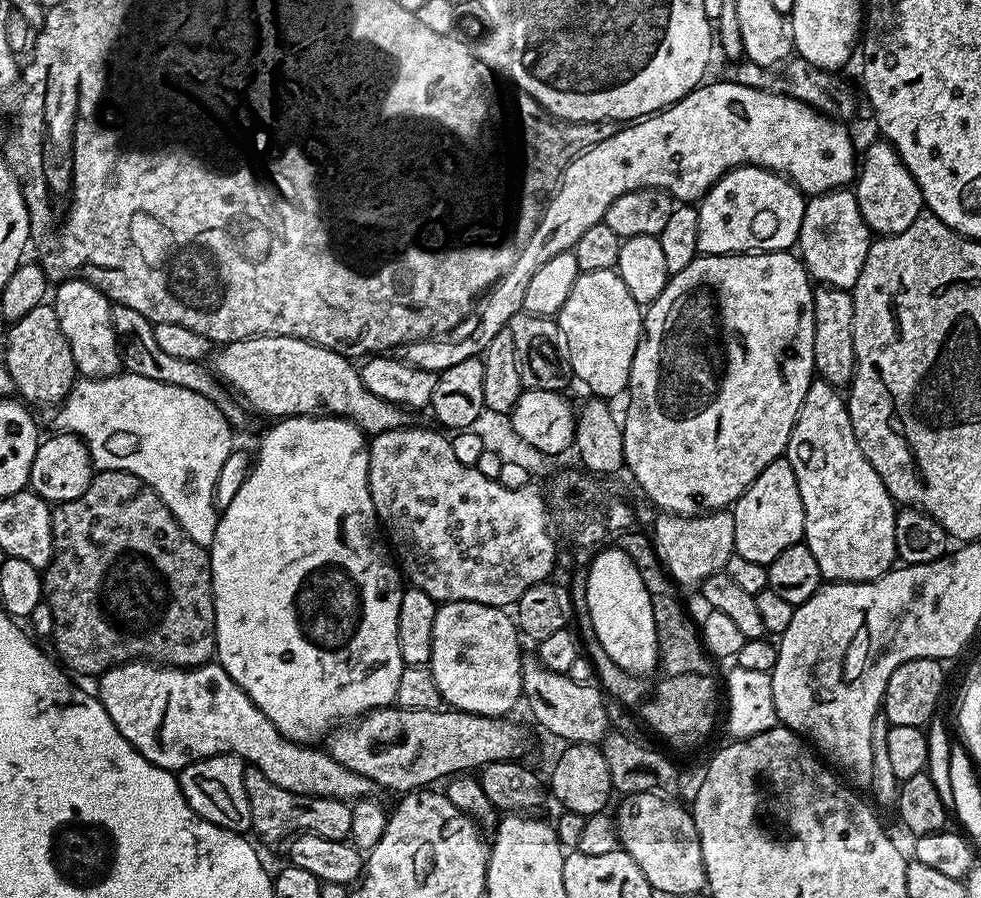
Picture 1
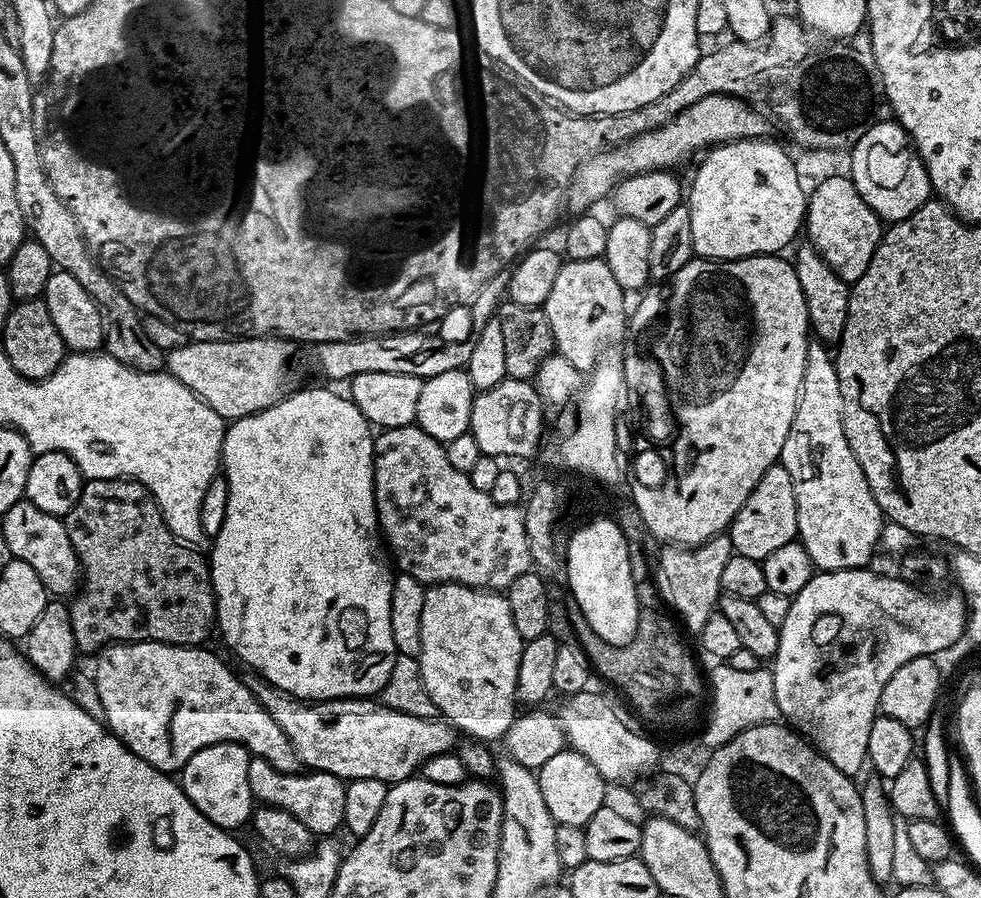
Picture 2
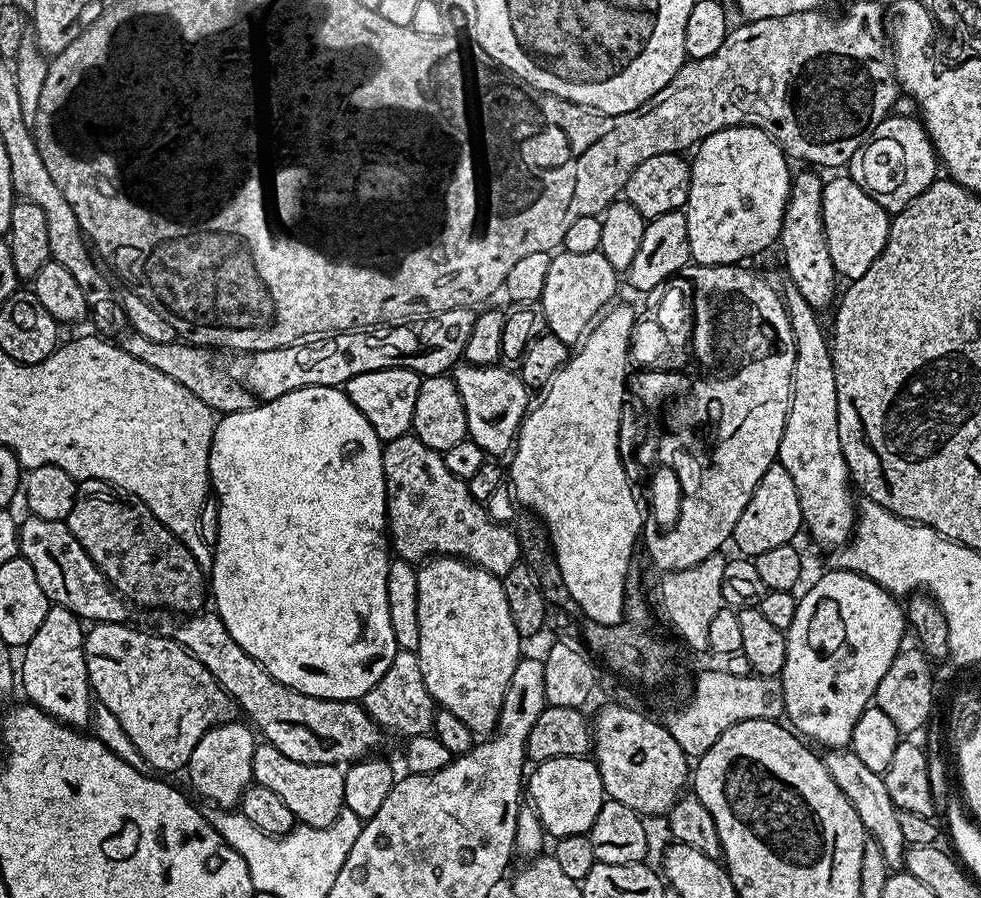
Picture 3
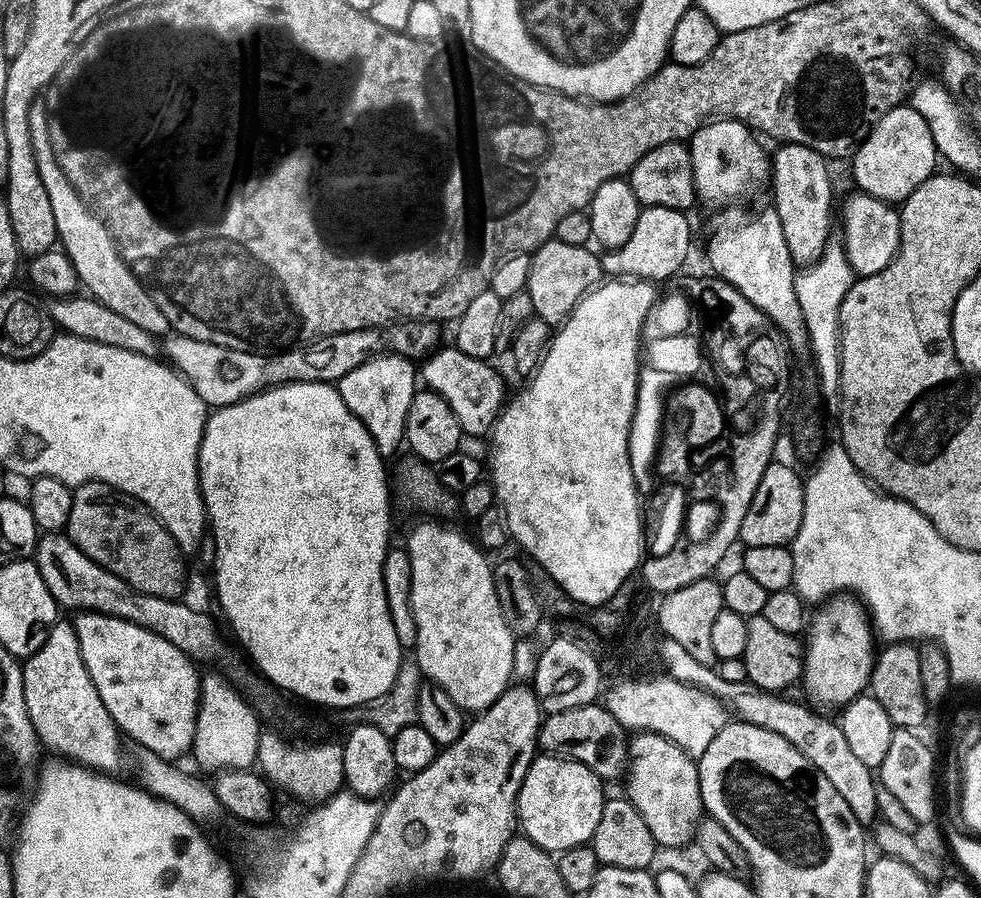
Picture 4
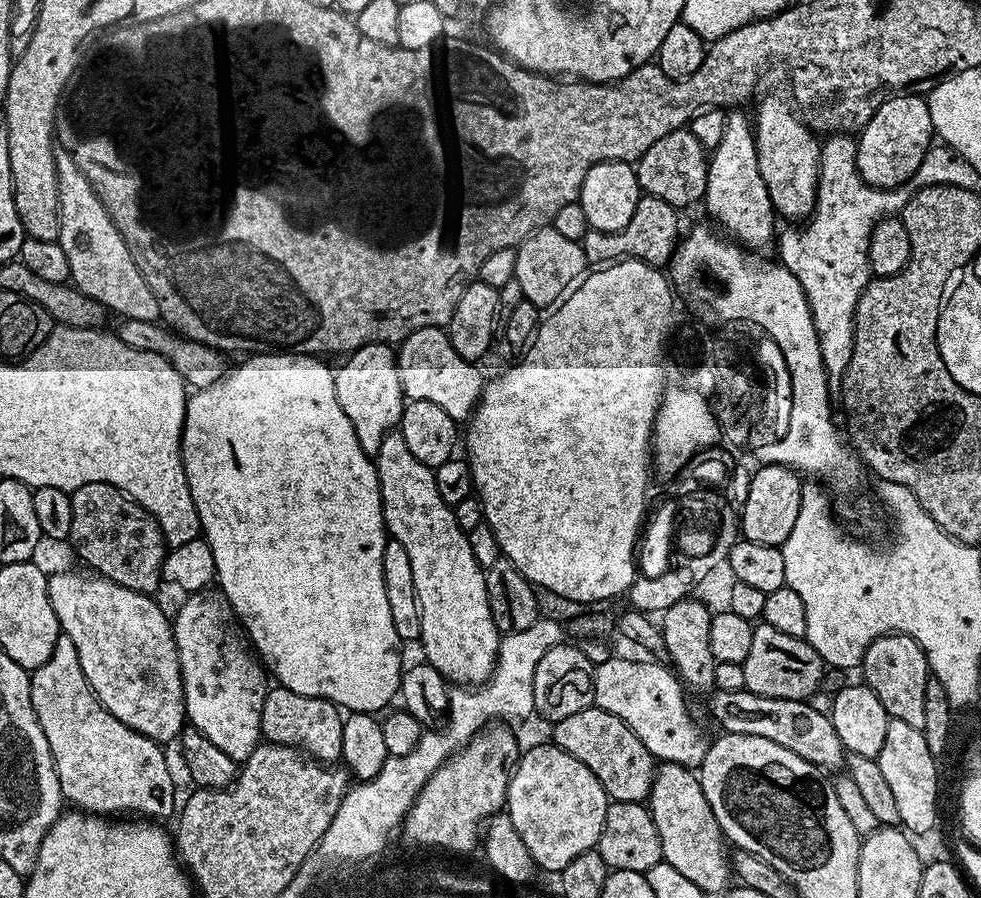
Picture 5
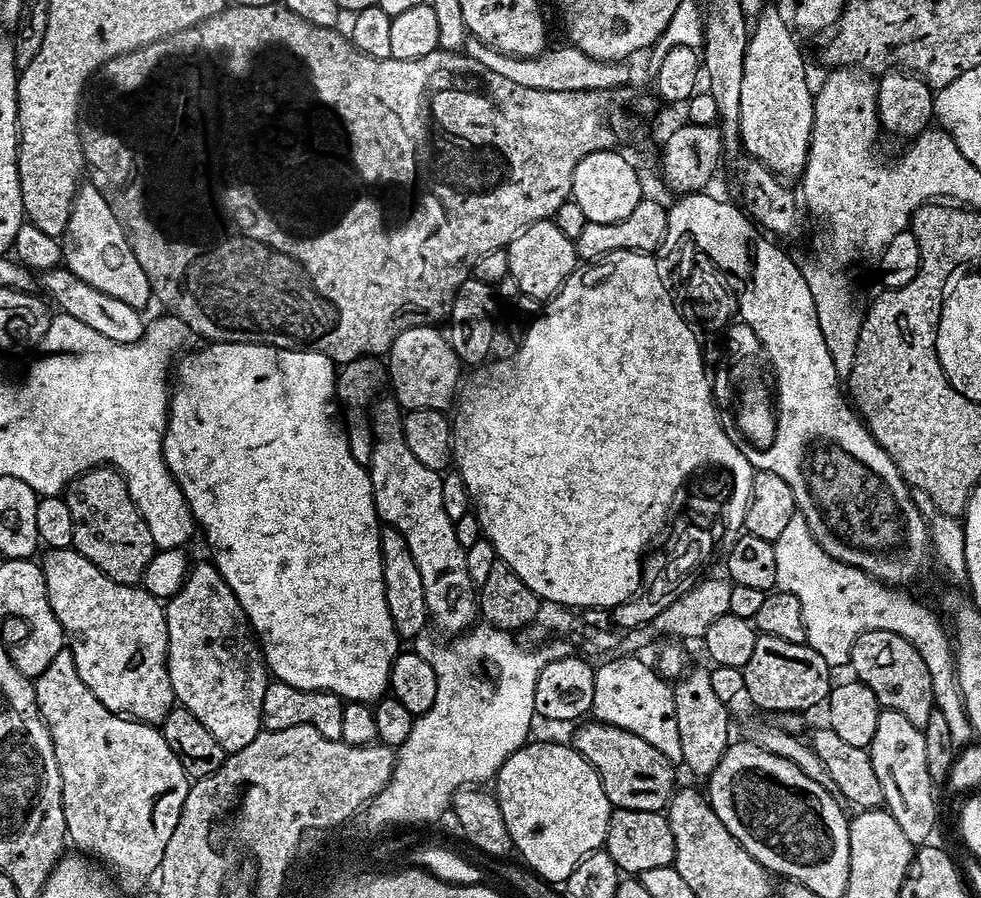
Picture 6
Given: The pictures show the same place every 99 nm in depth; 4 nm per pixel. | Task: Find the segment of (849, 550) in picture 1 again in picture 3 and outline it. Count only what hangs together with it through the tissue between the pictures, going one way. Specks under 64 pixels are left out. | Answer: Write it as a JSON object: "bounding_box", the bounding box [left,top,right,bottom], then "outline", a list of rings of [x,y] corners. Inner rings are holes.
{"bounding_box":[778,286,858,550],"outline":[[[791,286],[785,287],[782,295],[784,305],[788,308],[788,317],[790,324],[794,330],[794,346],[796,347],[796,357],[794,358],[794,374],[792,375],[792,405],[788,407],[788,417],[786,418],[786,426],[782,434],[782,442],[780,443],[780,454],[778,462],[782,466],[786,466],[786,471],[790,474],[790,478],[794,478],[794,486],[798,486],[798,502],[802,506],[802,518],[804,519],[803,527],[806,532],[809,532],[814,539],[820,544],[825,544],[831,550],[839,549],[841,546],[848,543],[852,539],[852,533],[856,526],[856,518],[858,515],[858,504],[854,499],[852,501],[852,492],[854,493],[853,485],[850,483],[848,475],[848,463],[842,454],[842,442],[838,438],[838,386],[834,382],[834,362],[832,361],[832,350],[830,347],[829,337],[826,335],[826,328],[820,325],[817,309],[810,306],[810,302],[806,302],[806,298],[802,298],[802,294],[798,294],[798,290]]]}

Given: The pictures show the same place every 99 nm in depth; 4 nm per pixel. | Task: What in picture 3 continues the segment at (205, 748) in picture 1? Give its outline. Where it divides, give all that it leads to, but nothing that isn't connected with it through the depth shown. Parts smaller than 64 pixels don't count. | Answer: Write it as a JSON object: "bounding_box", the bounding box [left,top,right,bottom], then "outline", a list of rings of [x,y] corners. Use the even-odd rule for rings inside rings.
{"bounding_box":[84,623,233,774],"outline":[[[93,623],[87,629],[84,657],[88,682],[92,686],[95,699],[99,703],[101,700],[105,710],[120,723],[121,730],[128,735],[137,754],[149,764],[149,769],[157,768],[152,770],[160,774],[176,772],[179,768],[181,771],[187,765],[190,754],[194,754],[194,746],[198,746],[202,734],[206,734],[217,724],[227,724],[233,719],[232,699],[224,693],[214,674],[210,674],[210,670],[206,670],[206,666],[182,646],[155,631],[139,632],[136,628],[128,627],[127,623]]]}

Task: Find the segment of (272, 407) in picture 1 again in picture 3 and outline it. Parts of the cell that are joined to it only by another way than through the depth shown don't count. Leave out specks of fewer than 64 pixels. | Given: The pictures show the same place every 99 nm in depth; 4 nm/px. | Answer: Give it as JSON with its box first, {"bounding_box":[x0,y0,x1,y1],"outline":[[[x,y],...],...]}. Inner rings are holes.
{"bounding_box":[122,331,253,413],"outline":[[[129,331],[123,337],[122,347],[126,350],[126,354],[138,358],[138,362],[146,362],[146,366],[154,366],[154,370],[166,374],[166,378],[174,378],[174,382],[186,386],[186,390],[202,398],[202,402],[206,402],[206,406],[212,409],[213,413],[241,412],[253,407],[252,393],[247,392],[243,384],[233,379],[231,371],[224,369],[223,372],[216,365],[216,360],[212,357],[215,355],[209,349],[202,348],[198,344],[181,342],[179,339],[174,342],[153,342],[151,338],[142,338],[142,334],[134,331]]]}

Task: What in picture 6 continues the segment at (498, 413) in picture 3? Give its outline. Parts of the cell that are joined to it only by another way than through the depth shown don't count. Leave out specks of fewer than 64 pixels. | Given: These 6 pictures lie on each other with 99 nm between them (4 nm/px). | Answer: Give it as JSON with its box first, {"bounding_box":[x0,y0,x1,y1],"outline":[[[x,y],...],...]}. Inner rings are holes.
{"bounding_box":[386,324,462,409],"outline":[[[431,324],[402,330],[386,353],[386,376],[392,380],[392,392],[401,409],[438,408],[447,409],[457,399],[462,384],[462,361],[456,357],[447,335]],[[440,331],[440,332],[439,332]],[[388,360],[388,364],[387,364]]]}

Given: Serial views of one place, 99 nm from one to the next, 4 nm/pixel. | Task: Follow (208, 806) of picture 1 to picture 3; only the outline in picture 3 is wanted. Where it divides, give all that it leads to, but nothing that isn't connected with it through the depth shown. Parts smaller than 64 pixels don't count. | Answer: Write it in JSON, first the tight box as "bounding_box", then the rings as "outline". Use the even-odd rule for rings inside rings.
{"bounding_box":[186,723,258,809],"outline":[[[236,723],[217,724],[202,734],[186,765],[188,780],[196,787],[197,794],[205,796],[209,800],[207,803],[217,808],[235,809],[248,785],[253,783],[252,767],[258,736],[247,723]]]}

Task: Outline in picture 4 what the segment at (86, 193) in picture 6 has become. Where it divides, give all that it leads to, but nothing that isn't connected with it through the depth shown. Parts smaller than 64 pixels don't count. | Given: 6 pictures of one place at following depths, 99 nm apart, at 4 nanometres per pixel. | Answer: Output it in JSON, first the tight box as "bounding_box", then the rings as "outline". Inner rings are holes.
{"bounding_box":[30,99,169,338],"outline":[[[43,99],[36,100],[30,106],[30,140],[34,146],[35,161],[38,162],[38,174],[42,177],[42,186],[46,186],[50,207],[54,210],[54,226],[59,247],[70,258],[83,291],[98,302],[102,302],[102,306],[110,306],[110,310],[122,314],[122,318],[142,326],[142,330],[149,332],[152,337],[163,338],[169,335],[166,314],[158,310],[154,298],[150,298],[142,281],[120,257],[120,251],[112,240],[110,230],[106,230],[104,223],[80,197],[78,190],[74,190],[62,166],[58,166],[58,158],[54,158],[54,145],[50,143],[48,106]]]}

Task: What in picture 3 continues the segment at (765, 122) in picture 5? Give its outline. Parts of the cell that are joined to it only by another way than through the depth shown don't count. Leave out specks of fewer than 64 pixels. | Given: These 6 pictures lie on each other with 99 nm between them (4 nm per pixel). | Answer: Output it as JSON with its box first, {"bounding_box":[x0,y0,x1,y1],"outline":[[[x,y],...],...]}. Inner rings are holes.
{"bounding_box":[778,170,838,310],"outline":[[[804,170],[808,172],[797,171],[792,178],[792,189],[788,195],[788,205],[786,206],[786,214],[784,215],[784,225],[780,231],[778,241],[778,249],[784,255],[784,268],[788,271],[791,287],[798,290],[798,294],[802,294],[802,298],[806,298],[806,302],[810,302],[810,306],[817,310],[823,308],[831,309],[838,300],[838,288],[836,292],[836,283],[838,277],[834,270],[834,262],[830,262],[830,246],[826,246],[826,230],[822,220],[822,194],[824,193],[825,181],[820,180],[821,173],[816,170]]]}

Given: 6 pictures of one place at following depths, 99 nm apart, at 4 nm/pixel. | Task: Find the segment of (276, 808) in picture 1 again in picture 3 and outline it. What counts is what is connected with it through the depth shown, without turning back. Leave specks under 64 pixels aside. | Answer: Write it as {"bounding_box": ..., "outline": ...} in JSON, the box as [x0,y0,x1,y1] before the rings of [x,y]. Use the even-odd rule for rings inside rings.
{"bounding_box":[252,743,345,828],"outline":[[[257,743],[254,750],[254,766],[252,779],[257,784],[266,786],[266,790],[274,790],[286,806],[290,806],[293,817],[299,823],[309,824],[315,828],[330,826],[338,814],[345,811],[343,800],[343,782],[345,769],[339,764],[304,765],[286,758],[282,751],[270,743]]]}

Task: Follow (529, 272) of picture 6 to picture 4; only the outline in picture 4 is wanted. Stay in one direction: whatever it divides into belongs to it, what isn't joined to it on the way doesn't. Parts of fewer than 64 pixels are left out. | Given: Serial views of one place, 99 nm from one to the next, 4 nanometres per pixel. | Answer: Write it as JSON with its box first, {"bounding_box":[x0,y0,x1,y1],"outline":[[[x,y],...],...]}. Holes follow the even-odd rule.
{"bounding_box":[526,238,602,326],"outline":[[[553,238],[531,253],[532,269],[528,275],[526,290],[530,294],[530,302],[534,302],[534,313],[539,319],[553,326],[563,324],[583,296],[587,296],[601,283],[602,260],[590,249],[591,247],[583,244],[570,246]]]}

